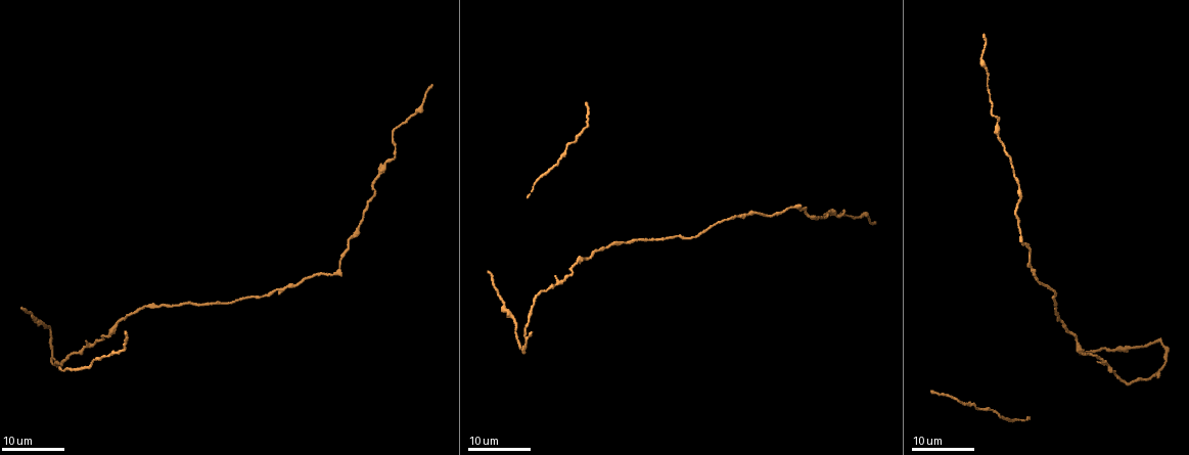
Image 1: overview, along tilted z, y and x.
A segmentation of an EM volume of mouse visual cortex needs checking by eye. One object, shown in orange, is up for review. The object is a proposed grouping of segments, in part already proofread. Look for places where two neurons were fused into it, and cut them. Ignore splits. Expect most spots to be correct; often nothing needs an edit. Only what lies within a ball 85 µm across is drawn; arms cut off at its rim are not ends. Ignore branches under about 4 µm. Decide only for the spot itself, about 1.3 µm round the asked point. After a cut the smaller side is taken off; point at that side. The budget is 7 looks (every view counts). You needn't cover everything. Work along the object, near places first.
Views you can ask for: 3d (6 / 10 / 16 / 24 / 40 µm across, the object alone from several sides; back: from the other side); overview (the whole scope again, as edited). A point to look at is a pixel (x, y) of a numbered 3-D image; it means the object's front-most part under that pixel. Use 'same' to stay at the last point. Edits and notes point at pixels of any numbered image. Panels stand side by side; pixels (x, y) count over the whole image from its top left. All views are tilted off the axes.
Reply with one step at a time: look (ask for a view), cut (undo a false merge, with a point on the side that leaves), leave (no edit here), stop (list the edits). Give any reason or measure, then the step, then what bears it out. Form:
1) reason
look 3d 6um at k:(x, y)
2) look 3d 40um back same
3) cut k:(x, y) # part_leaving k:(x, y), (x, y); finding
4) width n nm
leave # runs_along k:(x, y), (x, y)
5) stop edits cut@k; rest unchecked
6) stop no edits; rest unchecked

look 3d 24um at 1:(202, 304)

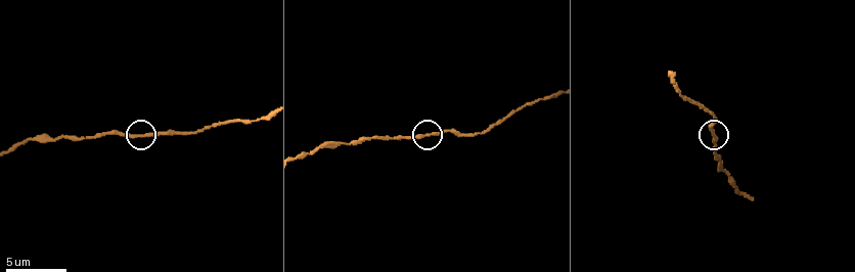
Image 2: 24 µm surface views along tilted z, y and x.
look 3d 10um at 2:(136, 135)

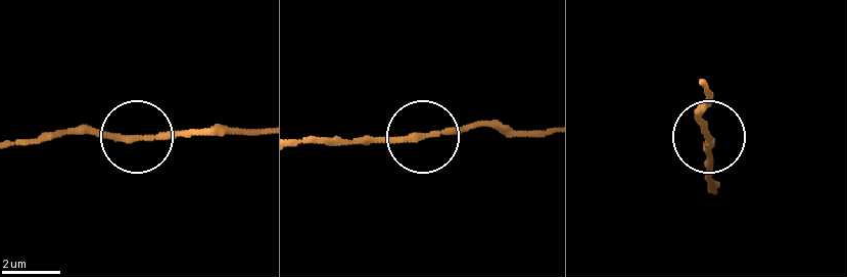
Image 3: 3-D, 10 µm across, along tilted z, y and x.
leave # continuous, no second neuron

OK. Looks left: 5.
sudden change in width
look 3d 16um at 1:(1077, 337)

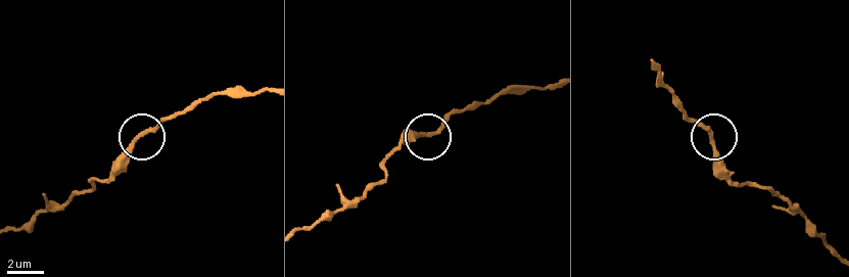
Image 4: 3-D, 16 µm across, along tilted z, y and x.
look 3d 6um at 4:(424, 134)

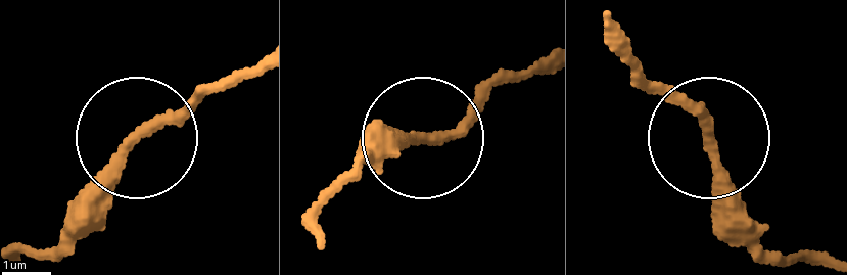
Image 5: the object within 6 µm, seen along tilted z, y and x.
leave # runs_along 5:(250, 67), (147, 124), (62, 223); all the same neuron

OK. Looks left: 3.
sudden change in width
look 3d 24um at 1:(336, 271)

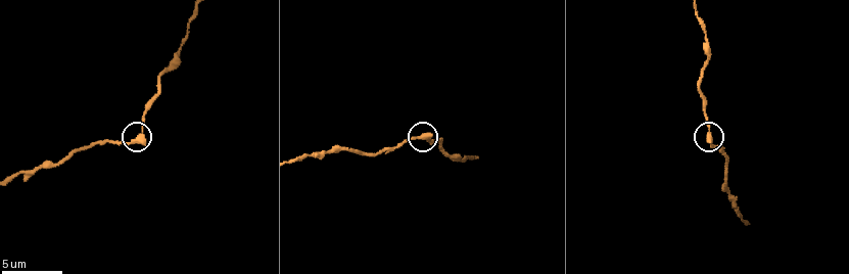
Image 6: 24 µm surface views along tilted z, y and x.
look 3d 6um at 6:(138, 140)

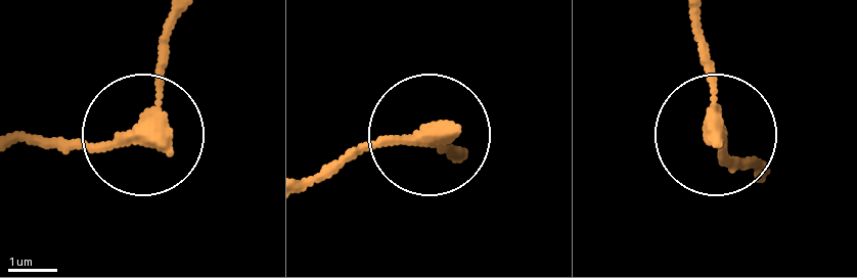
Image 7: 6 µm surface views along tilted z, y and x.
leave # runs_along 7:(763, 169), (725, 153), (696, 15); continuous, no second neuron

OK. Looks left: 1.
stop no edits; rest unchecked

